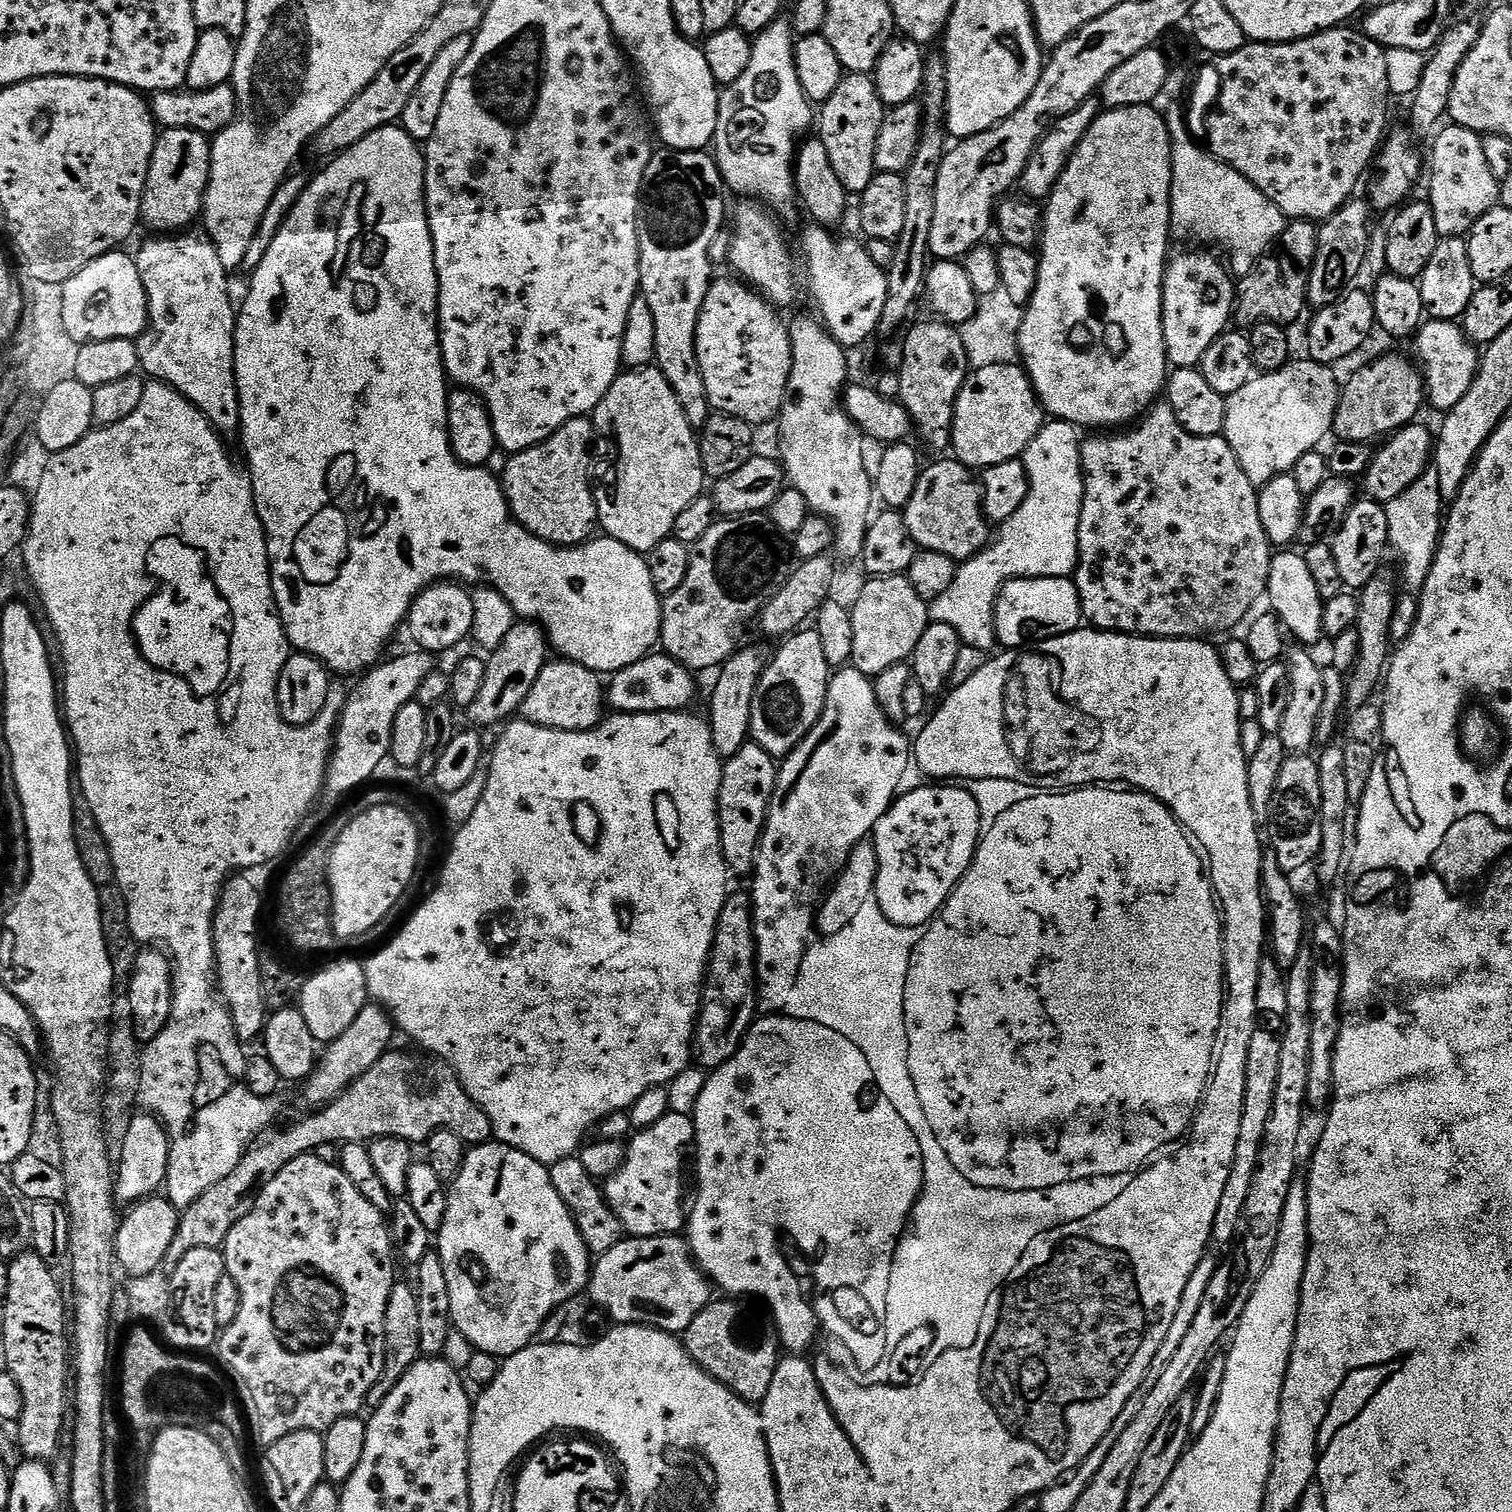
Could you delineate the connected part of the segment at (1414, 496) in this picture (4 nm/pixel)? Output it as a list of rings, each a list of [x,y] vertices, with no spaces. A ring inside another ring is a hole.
[[[1429,468],[1398,498],[1387,501],[1385,508],[1389,547],[1401,558],[1403,589],[1409,595],[1418,596],[1429,578],[1444,520],[1444,501],[1438,472]]]

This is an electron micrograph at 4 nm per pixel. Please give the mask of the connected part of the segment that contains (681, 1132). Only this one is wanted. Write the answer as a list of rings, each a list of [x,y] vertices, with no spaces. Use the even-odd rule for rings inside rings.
[[[668,1111],[660,1121],[637,1131],[627,1141],[624,1161],[602,1187],[608,1205],[618,1214],[629,1237],[675,1236],[685,1227],[684,1151],[693,1147],[695,1138],[693,1117]]]

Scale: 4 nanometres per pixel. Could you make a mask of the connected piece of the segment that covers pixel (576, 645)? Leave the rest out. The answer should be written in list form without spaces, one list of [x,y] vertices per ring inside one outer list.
[[[389,126],[382,130],[374,130],[374,134],[366,134],[362,142],[350,146],[346,151],[339,153],[331,161],[332,164],[325,172],[320,172],[315,177],[311,177],[308,189],[298,198],[294,210],[286,218],[282,230],[274,238],[270,250],[266,250],[266,258],[262,258],[262,266],[258,266],[256,271],[251,273],[250,280],[252,285],[248,288],[248,297],[238,308],[236,318],[236,385],[240,395],[240,427],[238,429],[239,439],[244,439],[244,452],[248,455],[246,471],[252,477],[252,489],[254,490],[254,502],[256,503],[256,513],[264,527],[264,533],[268,539],[268,557],[272,567],[272,589],[276,605],[280,611],[280,617],[284,623],[284,629],[288,635],[289,645],[296,652],[304,652],[307,656],[318,658],[328,667],[329,673],[336,672],[356,672],[363,674],[369,668],[381,663],[385,655],[384,647],[388,644],[388,639],[396,632],[396,627],[403,625],[408,619],[408,611],[412,609],[412,604],[418,598],[420,592],[424,592],[431,584],[441,582],[463,582],[468,586],[491,586],[498,589],[502,598],[510,602],[510,606],[516,612],[517,617],[523,618],[528,622],[538,622],[544,629],[545,636],[551,651],[557,657],[572,660],[575,664],[581,664],[591,670],[601,674],[615,674],[621,672],[626,666],[638,662],[644,656],[653,651],[652,647],[657,647],[660,638],[660,618],[662,615],[662,597],[654,590],[654,582],[650,582],[650,570],[648,561],[641,553],[635,552],[633,548],[628,548],[622,542],[613,540],[611,536],[601,535],[597,538],[589,539],[583,544],[575,546],[557,546],[546,542],[542,538],[535,536],[530,530],[523,528],[517,520],[510,515],[508,499],[504,496],[504,485],[498,476],[489,472],[484,466],[475,468],[469,464],[464,464],[452,453],[450,438],[448,437],[448,394],[450,391],[450,381],[444,371],[444,359],[440,353],[440,283],[436,273],[436,259],[434,258],[434,242],[432,241],[432,231],[428,225],[428,207],[424,204],[424,152],[421,145],[412,139],[410,134],[406,134],[399,126]]]

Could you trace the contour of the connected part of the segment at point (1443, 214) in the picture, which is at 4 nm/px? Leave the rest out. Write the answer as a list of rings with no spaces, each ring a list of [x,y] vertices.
[[[1459,126],[1441,127],[1435,133],[1436,149],[1432,152],[1432,185],[1429,186],[1427,203],[1432,205],[1434,226],[1442,238],[1464,238],[1472,227],[1500,199],[1500,181],[1490,174],[1486,154],[1482,154],[1481,133]]]

